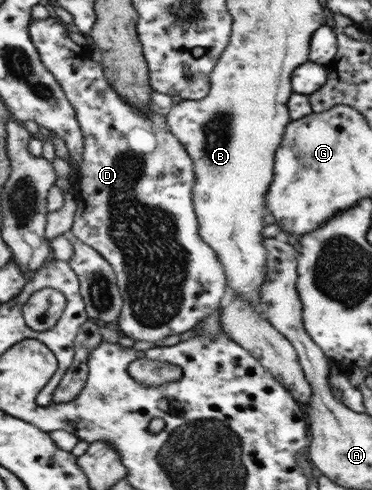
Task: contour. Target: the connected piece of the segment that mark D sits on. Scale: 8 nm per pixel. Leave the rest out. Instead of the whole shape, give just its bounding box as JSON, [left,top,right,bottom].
[28,16,227,343]

